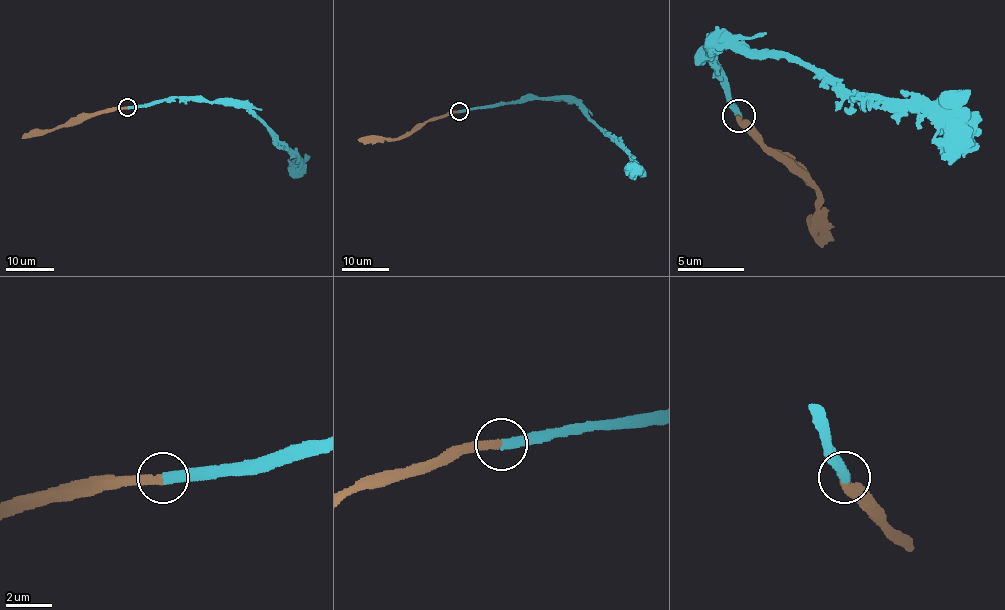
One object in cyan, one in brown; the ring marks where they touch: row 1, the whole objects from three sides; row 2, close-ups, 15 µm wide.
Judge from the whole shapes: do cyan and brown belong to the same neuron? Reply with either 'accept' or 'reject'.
accept

